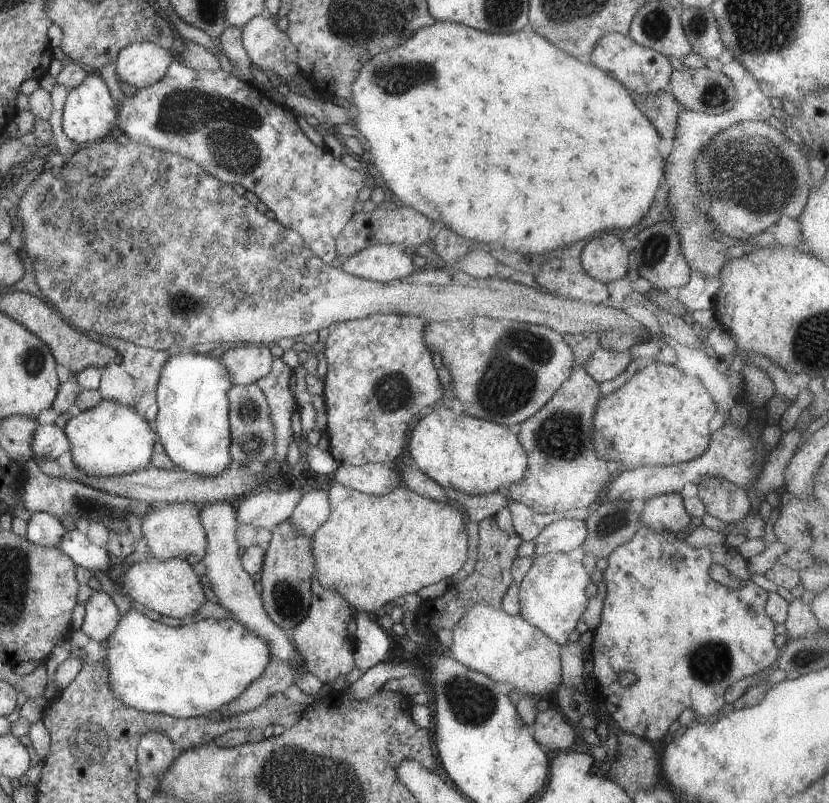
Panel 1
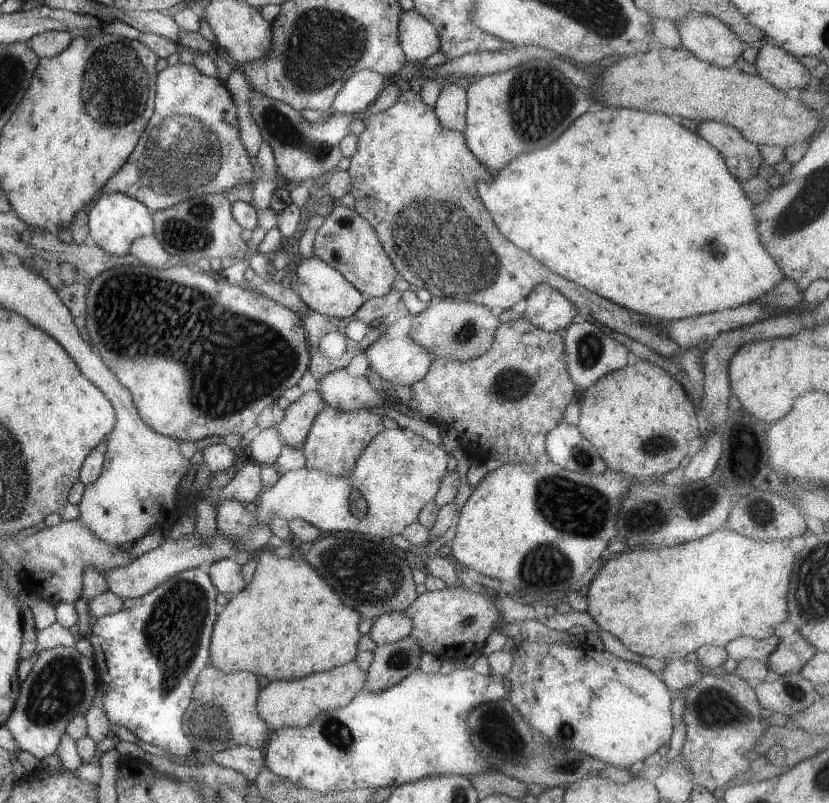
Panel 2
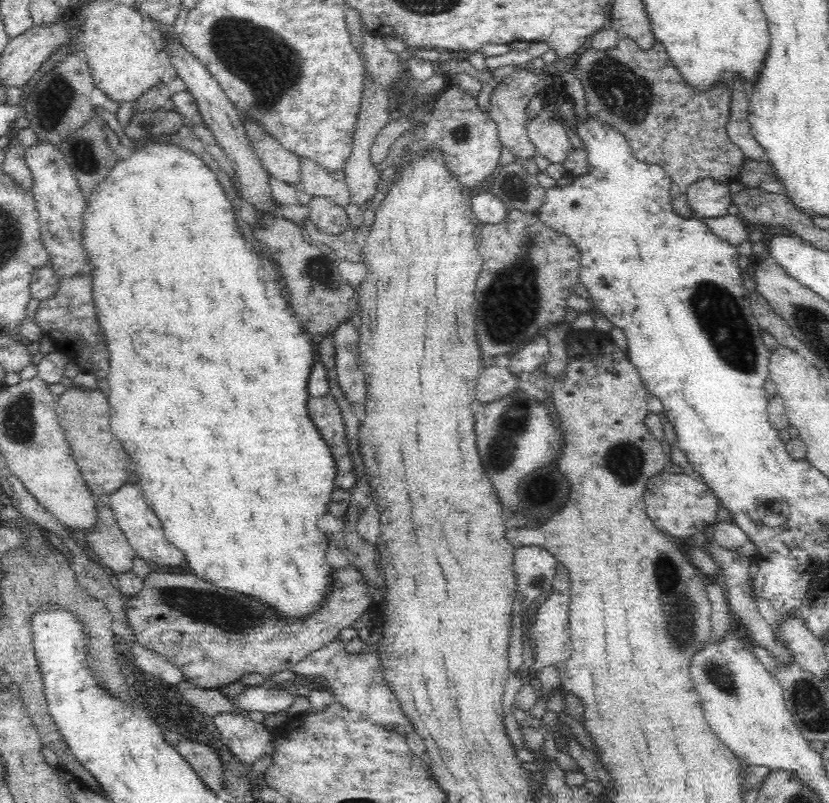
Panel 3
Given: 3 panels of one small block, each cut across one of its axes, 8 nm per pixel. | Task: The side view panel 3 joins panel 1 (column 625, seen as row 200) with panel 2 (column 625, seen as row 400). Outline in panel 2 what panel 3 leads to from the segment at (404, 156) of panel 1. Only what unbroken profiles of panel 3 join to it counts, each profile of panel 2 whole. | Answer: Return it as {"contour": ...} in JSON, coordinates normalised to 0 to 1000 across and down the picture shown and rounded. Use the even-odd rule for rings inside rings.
{"contour":[[[725,134],[718,139],[706,139],[662,182],[657,182],[655,187],[636,189],[636,194],[633,192],[624,194],[619,202],[609,205],[591,228],[578,225],[574,235],[601,288],[616,304],[632,311],[659,335],[678,344],[682,349],[691,350],[703,360],[712,361],[758,387],[782,396],[814,400],[846,390],[885,385],[908,377],[945,346],[940,331],[923,314],[922,306],[913,296],[910,254],[903,250],[891,225],[878,213],[865,186],[852,174],[846,174],[841,167],[826,162],[812,147],[800,142],[780,142],[773,137],[754,137],[754,134]]]}

